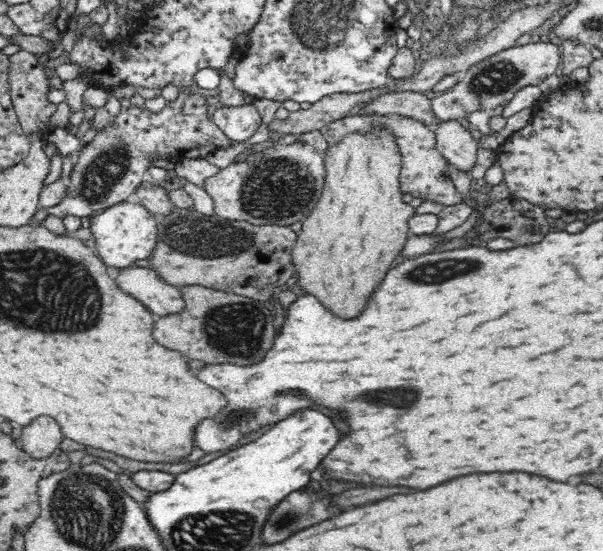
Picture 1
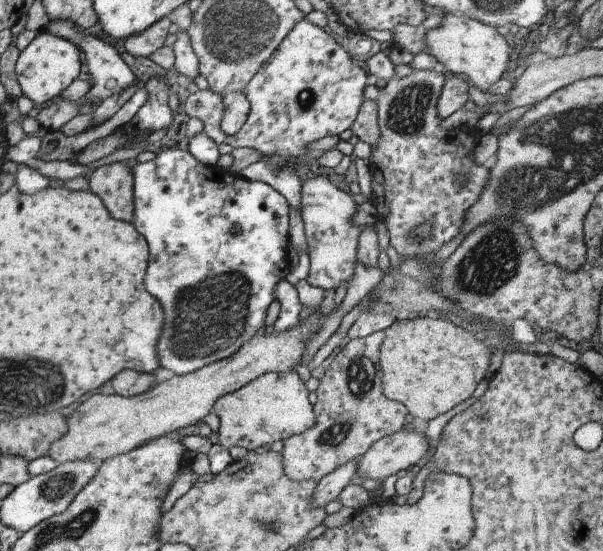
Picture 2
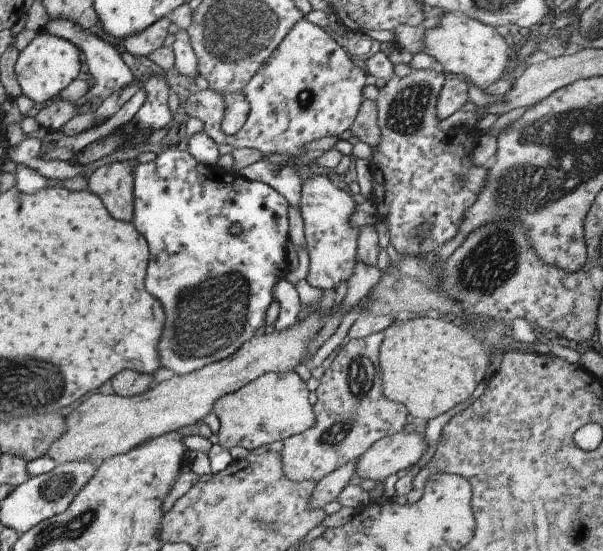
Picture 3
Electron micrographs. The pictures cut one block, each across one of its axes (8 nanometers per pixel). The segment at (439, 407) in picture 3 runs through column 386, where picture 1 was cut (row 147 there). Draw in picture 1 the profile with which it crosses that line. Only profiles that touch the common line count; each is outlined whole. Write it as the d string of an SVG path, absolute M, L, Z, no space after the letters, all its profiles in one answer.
M376 124L366 132L346 132L336 144L328 144L322 154L324 159L324 185L320 200L302 223L292 250L295 271L304 292L322 300L322 304L340 318L354 318L366 306L366 300L378 288L386 268L394 260L401 260L400 252L410 234L408 219L415 215L415 209L402 200L399 176L402 155L395 141L394 133Z

